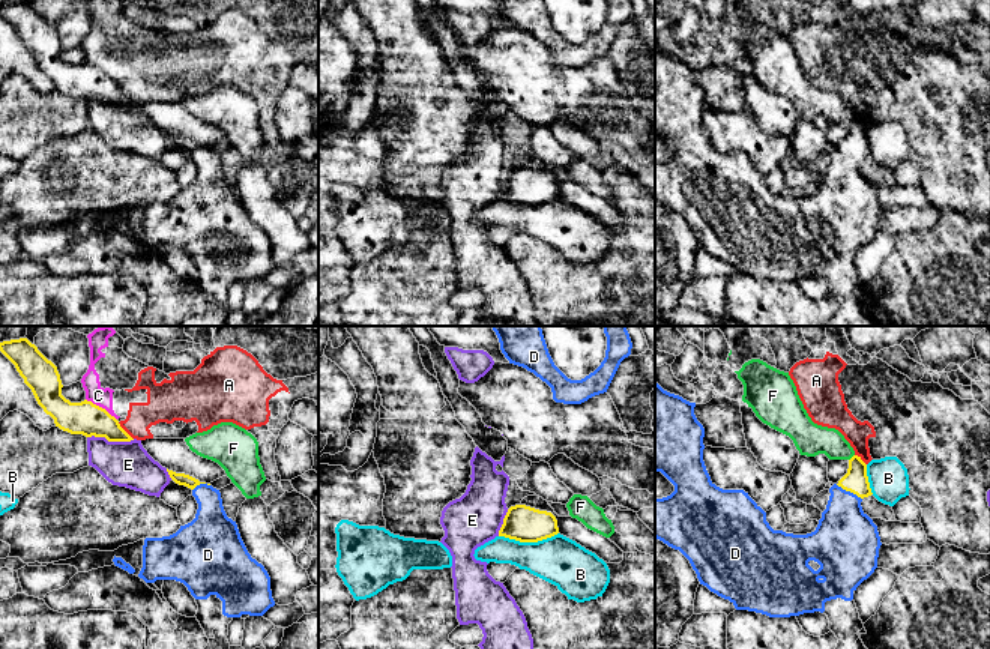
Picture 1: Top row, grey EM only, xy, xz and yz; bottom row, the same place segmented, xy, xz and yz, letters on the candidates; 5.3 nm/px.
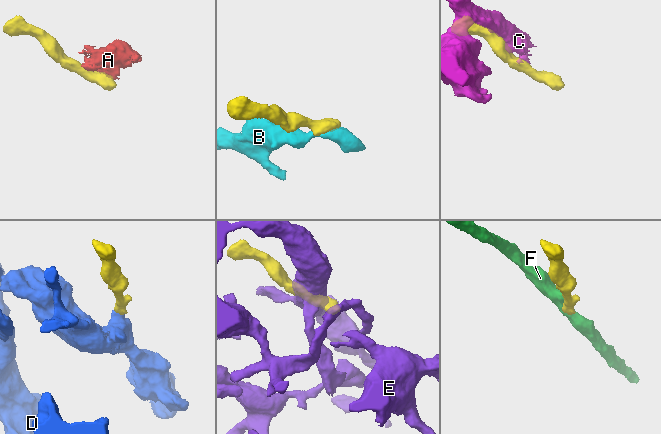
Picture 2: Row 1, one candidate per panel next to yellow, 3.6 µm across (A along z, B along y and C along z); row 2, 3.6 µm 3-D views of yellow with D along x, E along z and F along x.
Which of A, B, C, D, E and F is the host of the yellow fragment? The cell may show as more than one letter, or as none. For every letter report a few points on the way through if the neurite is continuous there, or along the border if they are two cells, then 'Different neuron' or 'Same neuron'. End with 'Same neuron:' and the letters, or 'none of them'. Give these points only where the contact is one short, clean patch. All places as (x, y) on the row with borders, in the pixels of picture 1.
A: Different neuron
B: Different neuron
C: Boundary: xy (86, 398), (104, 407), (116, 419). Different neuron
D: Path across: yz (855, 481), (849, 490), (845, 499), (845, 537). Same neuron
E: Different neuron
F: Boundary: yz (854, 454), (849, 460). Different neuron
Same neuron: D

